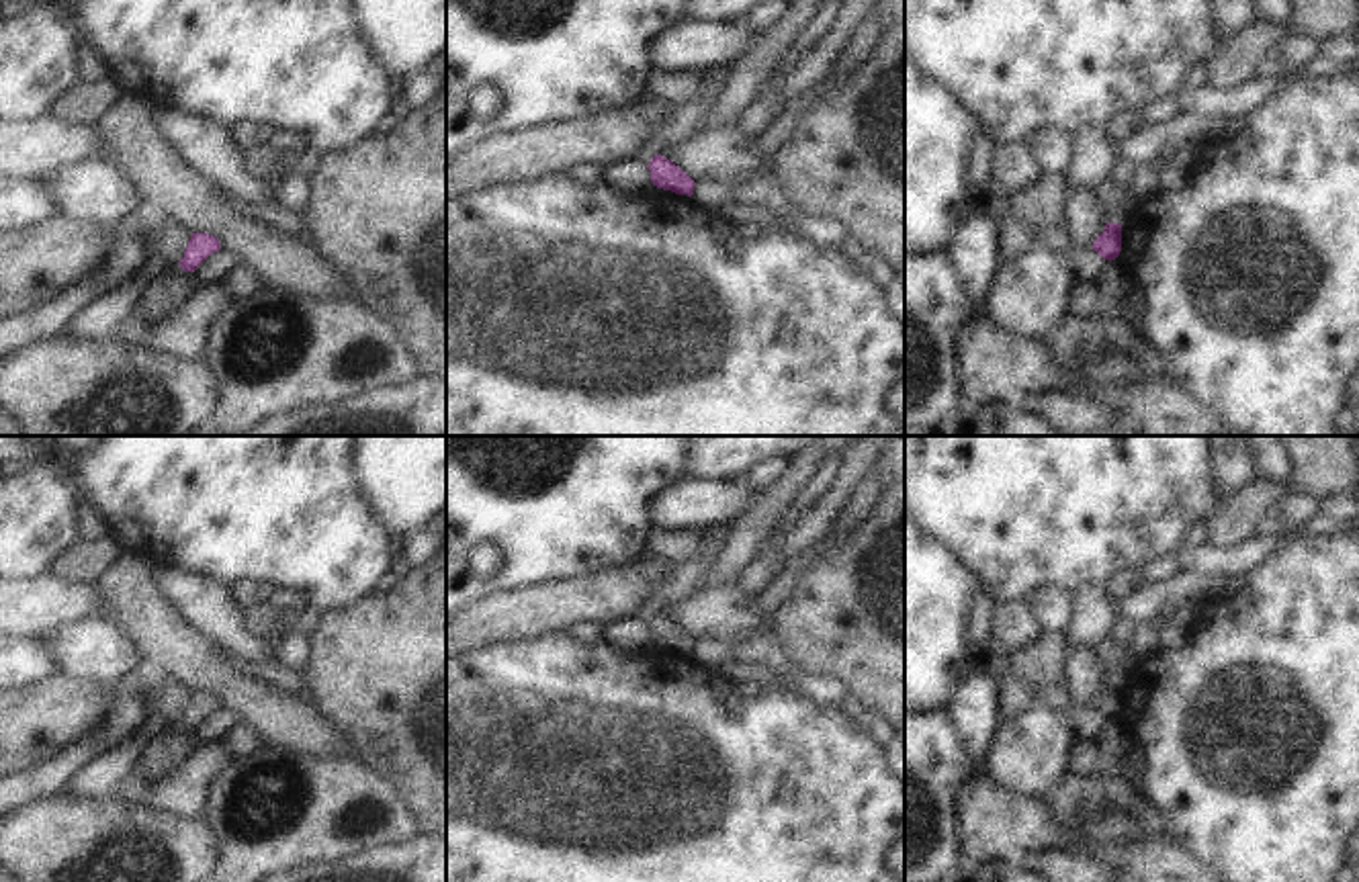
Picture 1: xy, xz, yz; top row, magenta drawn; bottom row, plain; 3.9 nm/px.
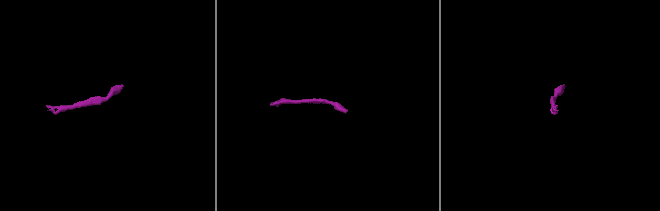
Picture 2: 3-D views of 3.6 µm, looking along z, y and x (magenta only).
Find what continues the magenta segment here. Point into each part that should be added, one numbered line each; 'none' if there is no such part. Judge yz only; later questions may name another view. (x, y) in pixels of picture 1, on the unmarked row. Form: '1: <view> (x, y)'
1: yz (1112, 657)

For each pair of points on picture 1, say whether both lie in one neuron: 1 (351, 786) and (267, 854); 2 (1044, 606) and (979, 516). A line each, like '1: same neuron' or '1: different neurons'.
1: same neuron
2: different neurons

